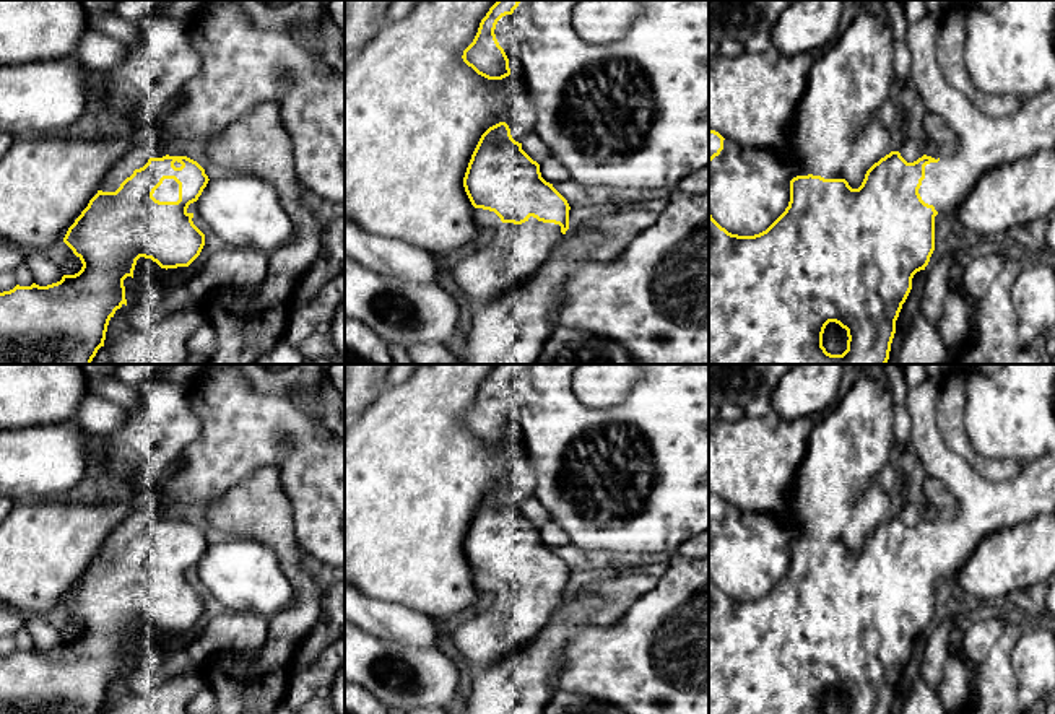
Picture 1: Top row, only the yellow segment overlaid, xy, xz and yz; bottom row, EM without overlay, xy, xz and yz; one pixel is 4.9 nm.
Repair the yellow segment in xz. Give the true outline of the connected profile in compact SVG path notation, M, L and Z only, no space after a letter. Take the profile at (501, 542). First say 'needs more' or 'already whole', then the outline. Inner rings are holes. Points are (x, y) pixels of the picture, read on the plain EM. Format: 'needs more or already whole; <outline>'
needs more; M506 486L489 491L480 503L463 542L465 556L475 573L494 576L501 582L496 602L452 631L454 644L467 662L467 677L512 651L528 646L549 623L569 594L567 564L541 542L540 529L515 506Z

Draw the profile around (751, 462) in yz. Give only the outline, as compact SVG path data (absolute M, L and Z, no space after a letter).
M774 411L738 421L715 418L709 423L709 494L741 511L772 514L798 525L788 514L788 491L805 459L811 418L784 420Z

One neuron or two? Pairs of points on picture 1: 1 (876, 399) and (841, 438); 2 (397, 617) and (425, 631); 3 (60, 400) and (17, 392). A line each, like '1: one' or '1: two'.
1: one
2: one
3: one

